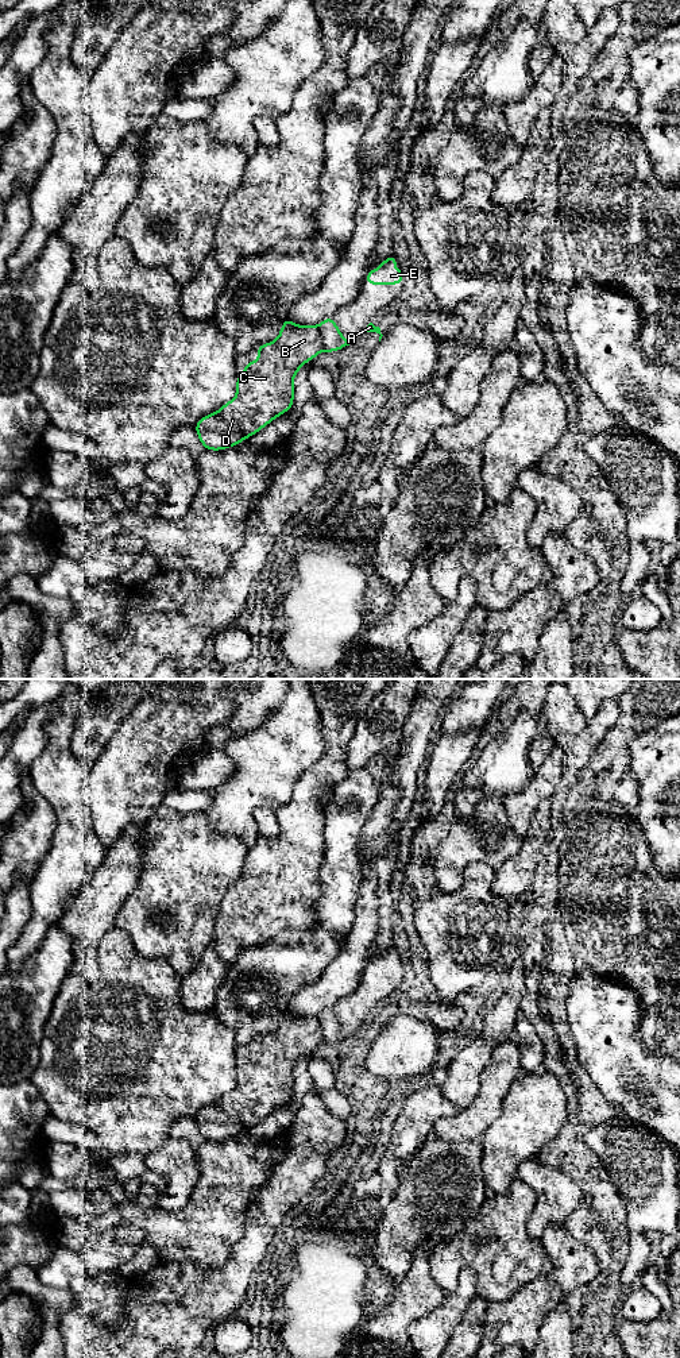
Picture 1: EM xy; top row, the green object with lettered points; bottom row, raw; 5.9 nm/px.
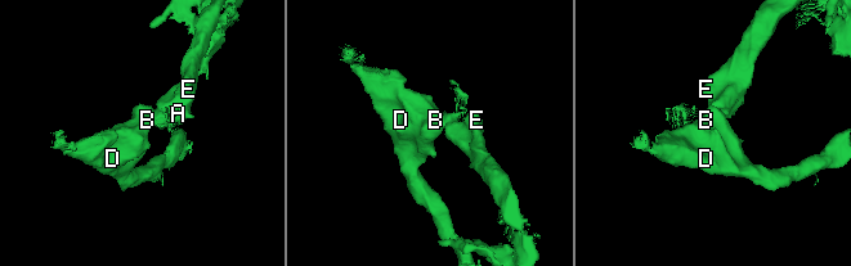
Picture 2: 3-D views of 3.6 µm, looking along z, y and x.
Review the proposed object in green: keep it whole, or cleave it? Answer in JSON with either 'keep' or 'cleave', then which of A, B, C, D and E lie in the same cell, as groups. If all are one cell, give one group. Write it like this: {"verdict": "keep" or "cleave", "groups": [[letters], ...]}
{"verdict": "cleave", "groups": [["A", "E"], ["B", "C", "D"]]}

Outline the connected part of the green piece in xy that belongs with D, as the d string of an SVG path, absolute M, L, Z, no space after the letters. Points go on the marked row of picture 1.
M289 317L275 340L254 351L260 358L248 362L236 378L236 396L194 425L205 450L237 445L290 410L294 377L322 351L322 340L316 325L297 325Z

